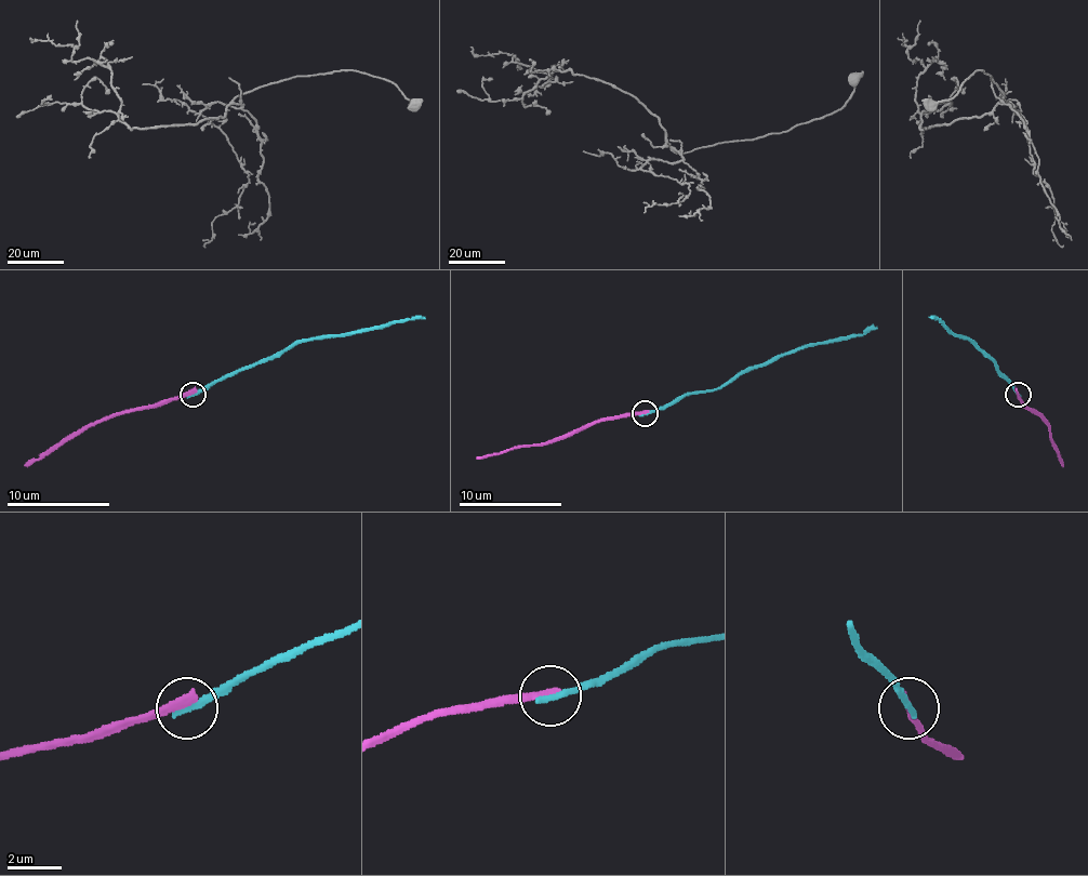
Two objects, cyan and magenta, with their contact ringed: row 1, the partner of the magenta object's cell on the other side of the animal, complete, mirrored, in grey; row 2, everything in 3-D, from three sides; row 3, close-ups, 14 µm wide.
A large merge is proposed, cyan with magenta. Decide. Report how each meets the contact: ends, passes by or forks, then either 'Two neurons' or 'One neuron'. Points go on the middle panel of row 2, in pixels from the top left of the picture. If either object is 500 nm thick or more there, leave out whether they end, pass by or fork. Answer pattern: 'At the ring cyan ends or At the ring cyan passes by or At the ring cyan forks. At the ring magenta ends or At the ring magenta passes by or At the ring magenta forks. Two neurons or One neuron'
At the ring cyan ends. At the ring magenta ends. Two neurons

